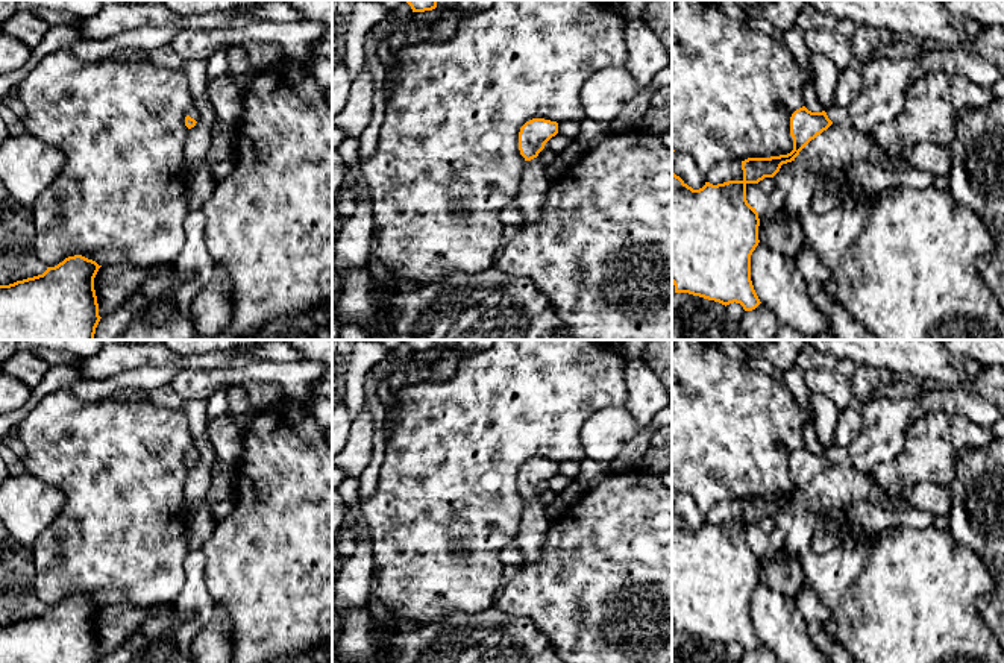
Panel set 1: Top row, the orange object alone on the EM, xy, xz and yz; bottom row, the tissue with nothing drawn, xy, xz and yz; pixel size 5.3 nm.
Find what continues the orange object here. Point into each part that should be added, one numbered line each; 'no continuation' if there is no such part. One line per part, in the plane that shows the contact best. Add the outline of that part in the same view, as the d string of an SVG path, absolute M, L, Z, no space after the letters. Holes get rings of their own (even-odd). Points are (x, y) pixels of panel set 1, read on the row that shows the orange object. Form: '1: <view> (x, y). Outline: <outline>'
1: yz (884, 82). Outline: M931 47L919 58L880 59L861 68L863 91L846 108L831 106L828 118L836 124L871 130L890 121L904 105L905 91L930 71L963 76L984 88L1004 79L1004 70L995 62L975 55L971 49Z

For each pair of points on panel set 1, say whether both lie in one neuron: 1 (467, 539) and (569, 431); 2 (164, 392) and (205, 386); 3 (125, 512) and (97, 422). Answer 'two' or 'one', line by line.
1: one
2: two
3: one

